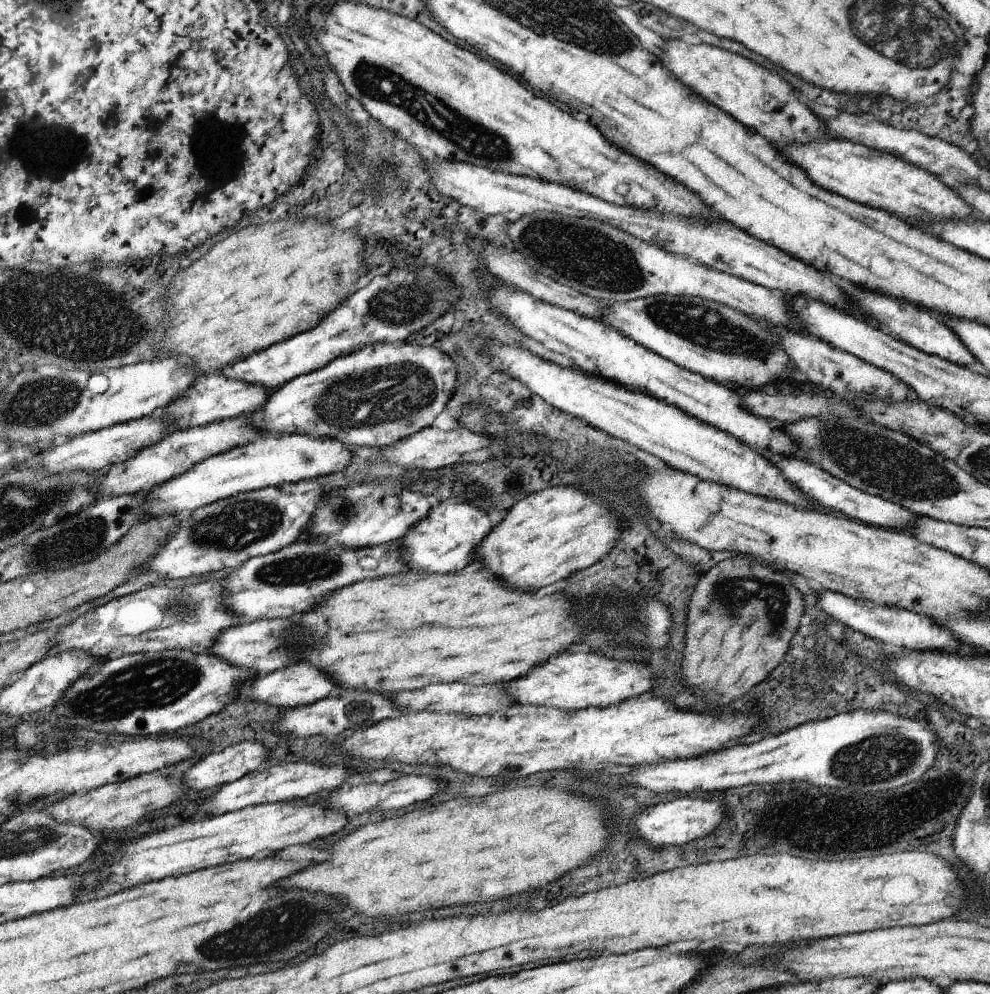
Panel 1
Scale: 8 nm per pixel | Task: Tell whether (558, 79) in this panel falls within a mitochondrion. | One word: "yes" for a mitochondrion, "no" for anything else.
no

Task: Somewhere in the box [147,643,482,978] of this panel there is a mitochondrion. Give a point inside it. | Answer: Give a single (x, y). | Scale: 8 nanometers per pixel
(277, 931)

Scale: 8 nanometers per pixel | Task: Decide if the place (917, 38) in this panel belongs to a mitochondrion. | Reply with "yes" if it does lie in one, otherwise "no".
yes

